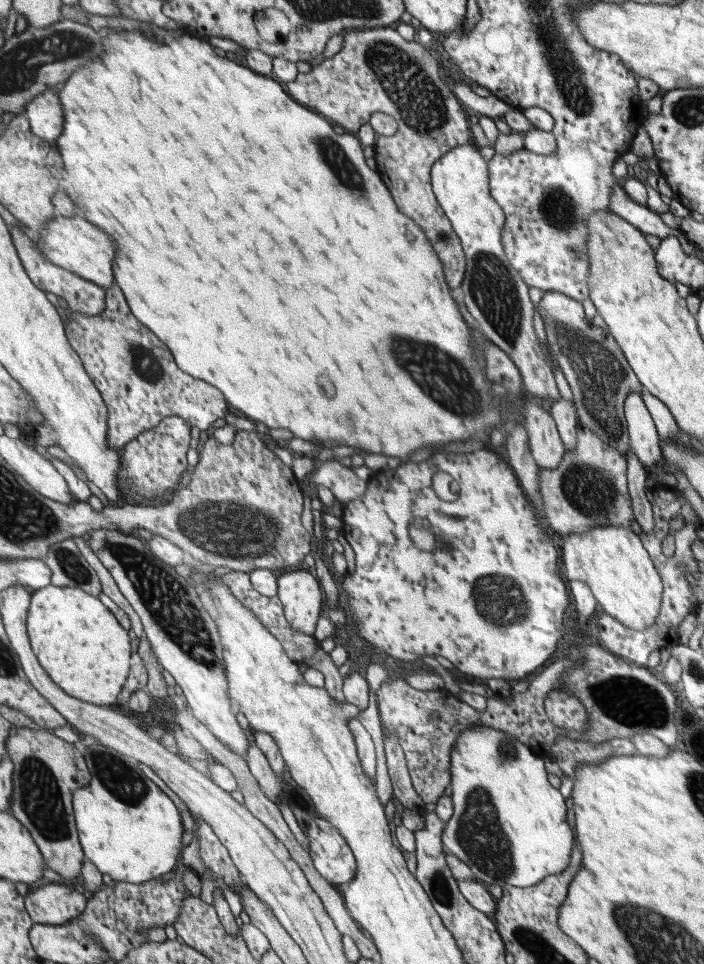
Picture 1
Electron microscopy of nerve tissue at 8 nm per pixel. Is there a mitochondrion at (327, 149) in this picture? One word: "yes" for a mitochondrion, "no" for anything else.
yes

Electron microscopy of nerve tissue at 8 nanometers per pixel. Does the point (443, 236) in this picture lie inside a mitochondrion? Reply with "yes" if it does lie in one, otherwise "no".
yes

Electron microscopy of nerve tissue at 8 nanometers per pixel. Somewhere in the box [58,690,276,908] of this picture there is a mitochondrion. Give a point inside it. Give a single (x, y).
(119, 780)

